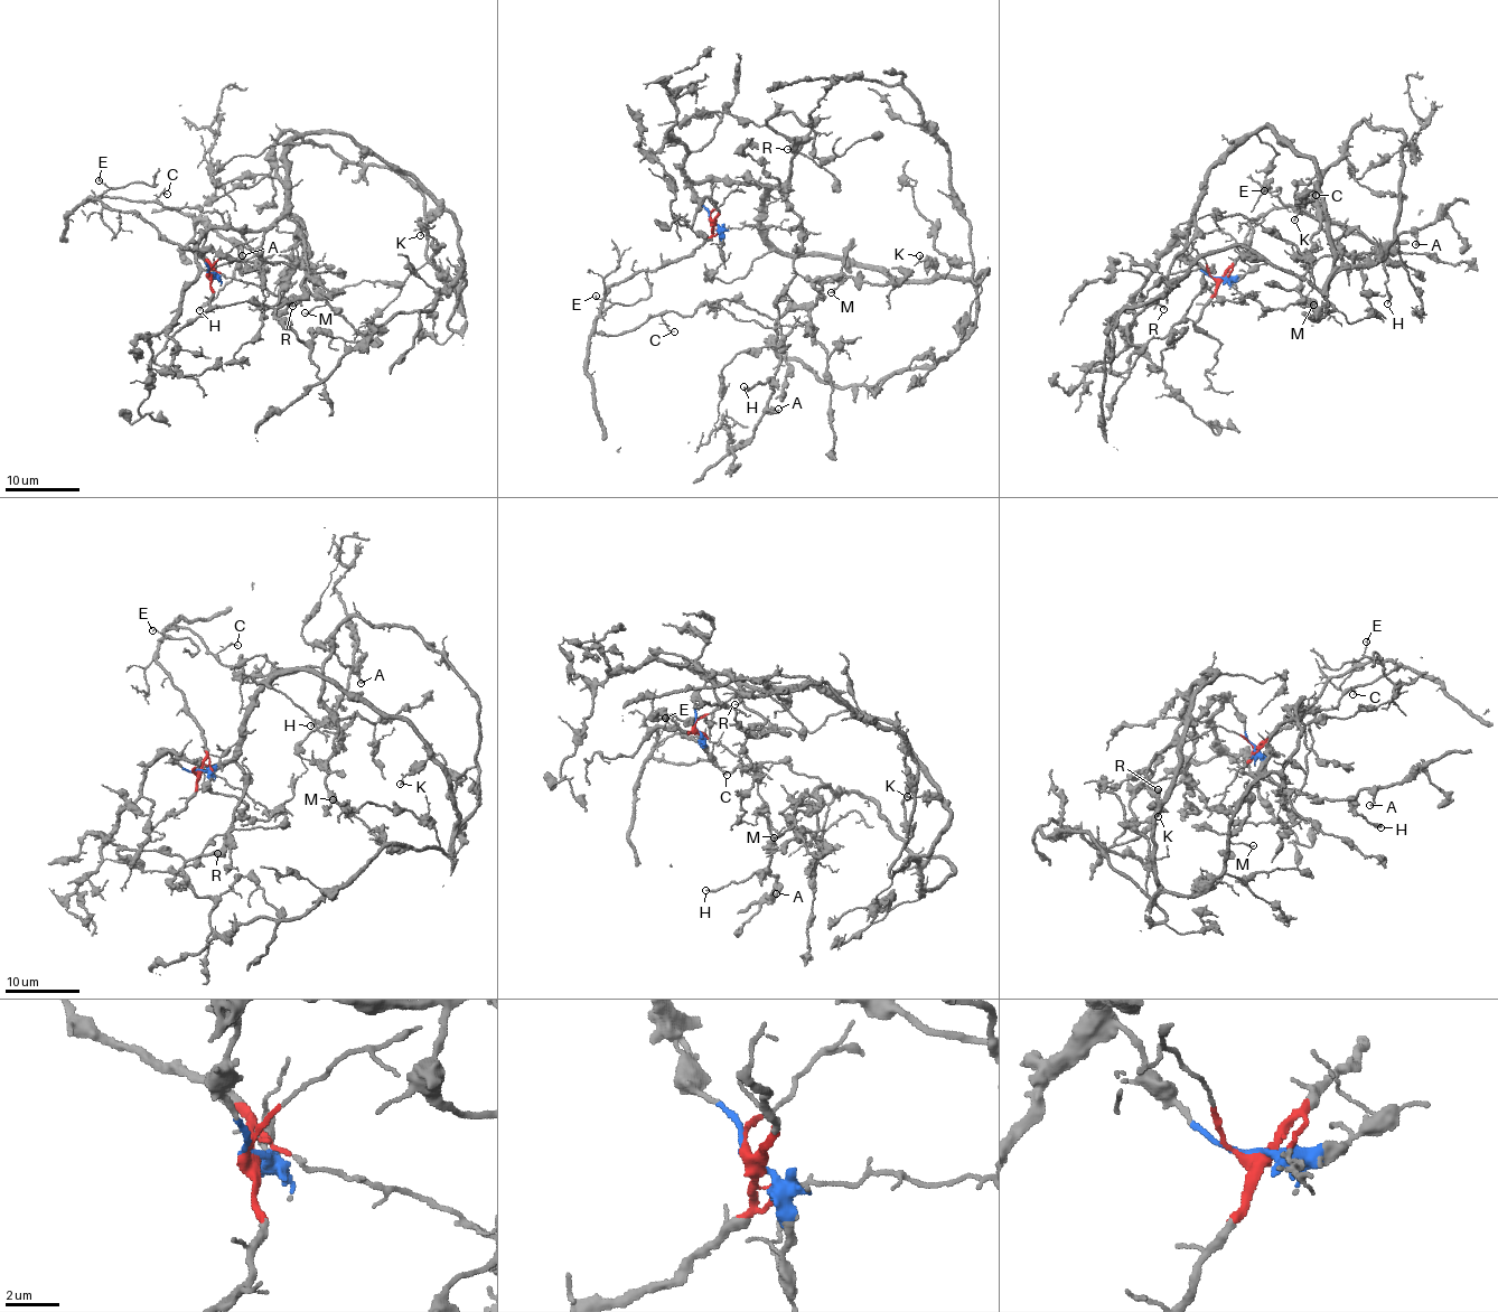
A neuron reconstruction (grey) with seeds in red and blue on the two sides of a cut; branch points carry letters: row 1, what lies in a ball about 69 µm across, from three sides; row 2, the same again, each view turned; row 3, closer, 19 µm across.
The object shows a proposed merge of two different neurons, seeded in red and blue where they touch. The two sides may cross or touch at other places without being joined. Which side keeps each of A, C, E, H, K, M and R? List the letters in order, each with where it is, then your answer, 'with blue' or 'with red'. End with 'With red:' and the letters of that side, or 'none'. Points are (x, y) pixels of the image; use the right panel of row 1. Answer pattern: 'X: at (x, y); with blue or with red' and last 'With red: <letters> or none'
A: at (1415, 244); with red
C: at (1316, 195); with red
E: at (1264, 190); with red
H: at (1387, 303); with red
K: at (1294, 219); with blue
M: at (1313, 305); with blue
R: at (1163, 309); with blue
With red: A, C, E, H

